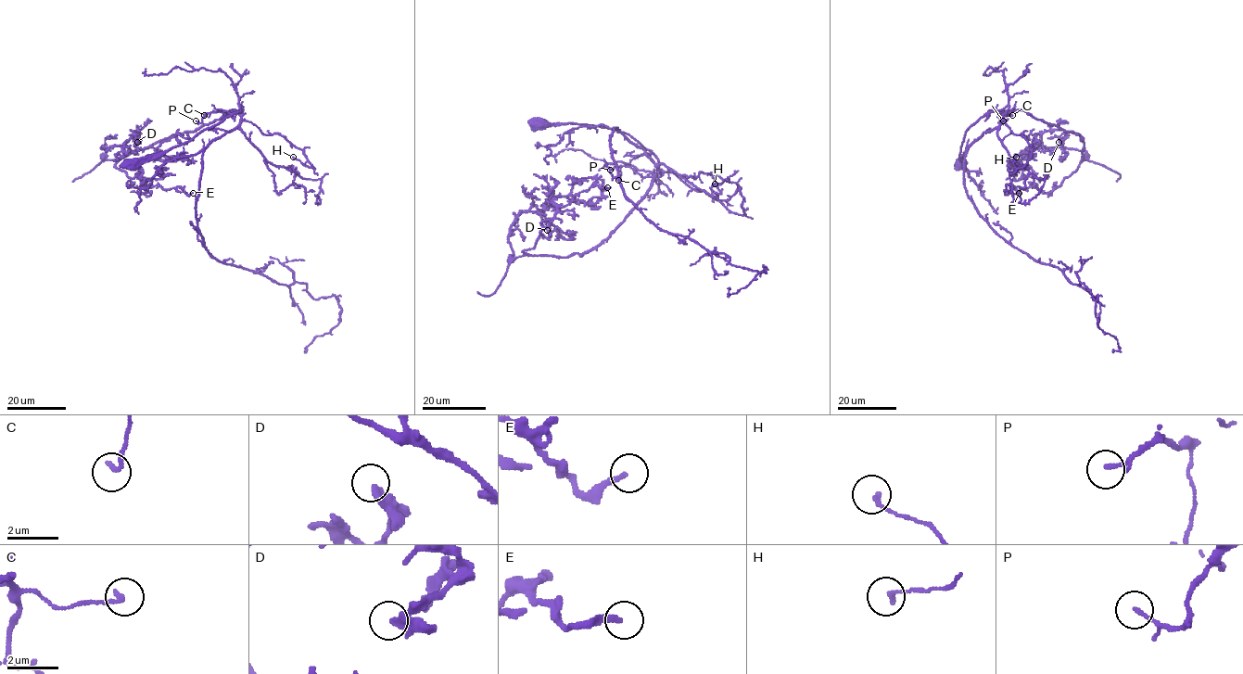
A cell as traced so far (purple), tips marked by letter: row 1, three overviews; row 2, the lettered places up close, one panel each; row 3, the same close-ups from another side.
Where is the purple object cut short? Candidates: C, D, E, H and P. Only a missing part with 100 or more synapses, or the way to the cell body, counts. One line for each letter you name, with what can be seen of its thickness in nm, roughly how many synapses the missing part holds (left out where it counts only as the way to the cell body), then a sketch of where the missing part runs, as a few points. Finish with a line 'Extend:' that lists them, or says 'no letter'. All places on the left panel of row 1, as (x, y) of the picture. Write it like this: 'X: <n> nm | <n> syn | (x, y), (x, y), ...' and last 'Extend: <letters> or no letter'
Extend: no letter

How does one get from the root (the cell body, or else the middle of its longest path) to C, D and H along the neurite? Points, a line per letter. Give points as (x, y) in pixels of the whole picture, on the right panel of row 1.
C: (959, 162), (960, 147), (970, 126), (986, 113), (1007, 106), (1006, 112), (1009, 112), (999, 112), (1012, 115)
D: (959, 162), (969, 128), (1007, 106), (1077, 133), (1085, 158), (1043, 146), (1041, 134), (1063, 130), (1059, 142)
H: (959, 162), (969, 128), (1007, 106), (1006, 124), (1031, 145), (1024, 165), (1014, 166), (1016, 157)

